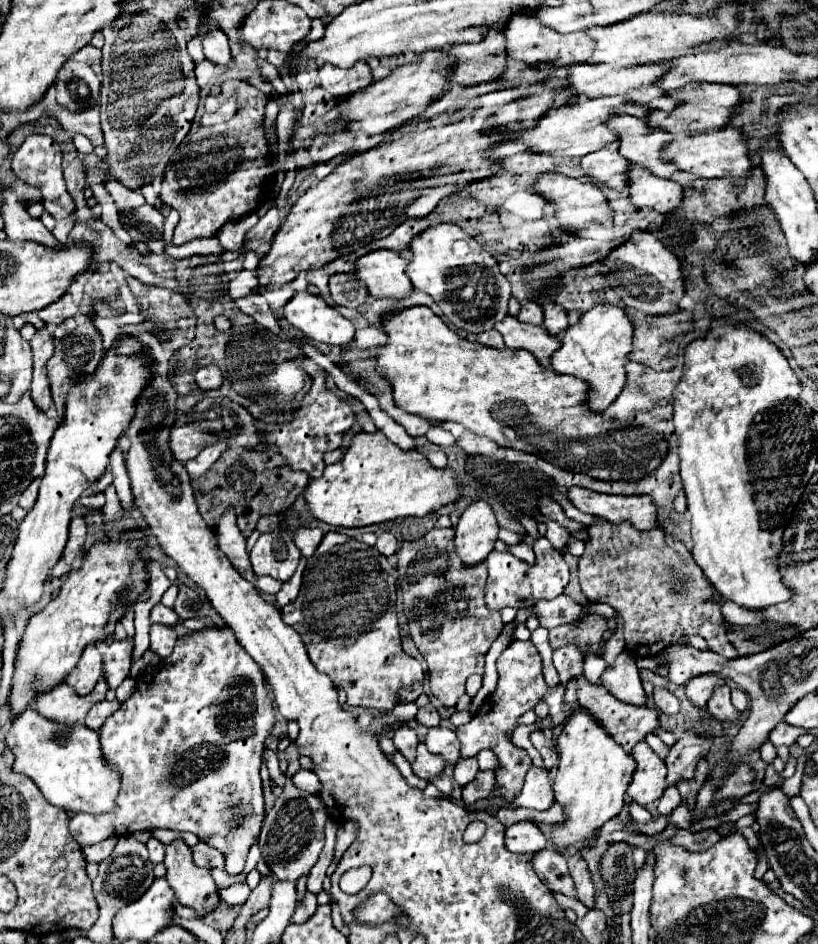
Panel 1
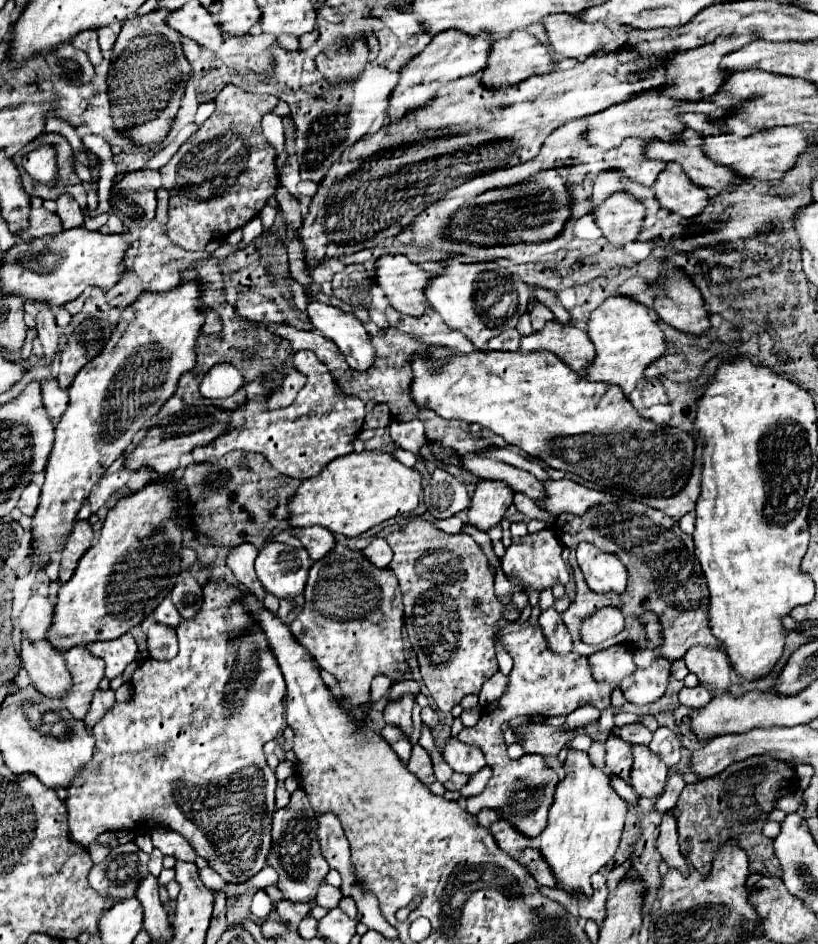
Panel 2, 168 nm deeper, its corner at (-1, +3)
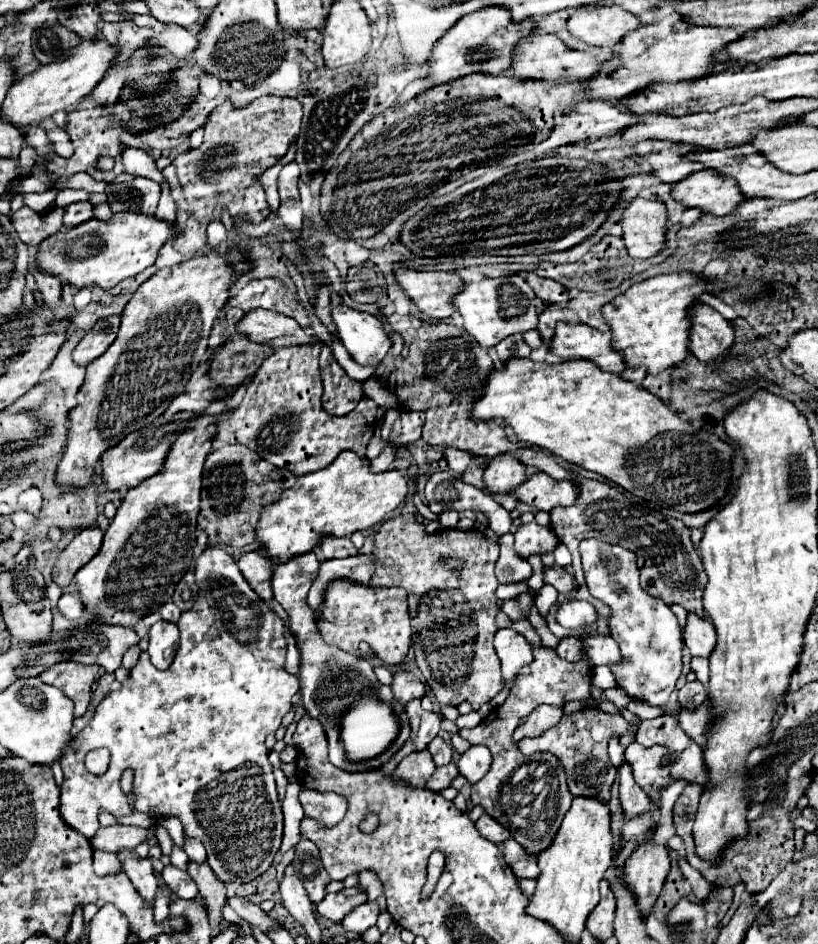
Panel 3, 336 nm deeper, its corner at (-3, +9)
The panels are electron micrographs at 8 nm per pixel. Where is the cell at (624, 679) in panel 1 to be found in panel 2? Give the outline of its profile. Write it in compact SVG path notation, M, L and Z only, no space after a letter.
M613 645L609 649L601 649L589 657L593 677L597 681L607 681L619 685L623 677L629 677L635 671L633 651L625 645Z

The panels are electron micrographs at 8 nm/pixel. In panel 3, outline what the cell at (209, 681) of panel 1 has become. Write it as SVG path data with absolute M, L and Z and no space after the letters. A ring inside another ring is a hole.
M207 547L195 561L195 579L199 597L189 611L181 613L177 623L181 643L171 667L159 671L151 665L149 655L141 653L123 685L95 707L93 719L65 749L61 757L65 781L61 785L59 813L69 827L87 839L99 829L97 815L101 809L115 817L131 811L143 811L151 817L175 815L181 819L185 835L201 839L207 849L207 863L223 883L245 883L267 869L259 869L269 853L261 843L281 841L283 837L283 813L271 773L273 767L267 759L265 737L281 727L281 719L291 709L291 697L299 691L299 679L283 669L287 653L283 619L257 597L227 551ZM99 747L109 749L111 761L103 775L93 775L85 769L83 759L91 749ZM125 769L135 771L133 807L119 785Z

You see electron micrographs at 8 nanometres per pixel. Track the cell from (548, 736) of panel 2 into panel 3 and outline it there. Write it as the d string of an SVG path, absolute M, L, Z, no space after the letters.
M585 707L575 713L563 715L563 719L533 739L521 739L519 747L525 755L533 751L549 751L553 753L565 767L569 791L573 797L591 797L609 803L611 785L617 781L617 767L611 765L607 755L607 741L611 735L623 735L627 729L627 721L621 715L609 715L597 707Z

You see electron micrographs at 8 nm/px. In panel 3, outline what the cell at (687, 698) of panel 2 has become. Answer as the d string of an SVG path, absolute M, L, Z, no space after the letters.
M693 681L693 683L685 683L679 689L679 703L685 709L697 709L701 703L707 701L707 691L703 687L701 681Z

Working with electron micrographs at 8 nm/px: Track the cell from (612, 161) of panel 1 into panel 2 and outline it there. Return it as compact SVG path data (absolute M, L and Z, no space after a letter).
M627 138L619 147L605 153L605 163L625 173L627 179L641 183L645 187L651 187L659 171L665 167L665 162L651 160L644 156L643 148L647 142L649 140Z

